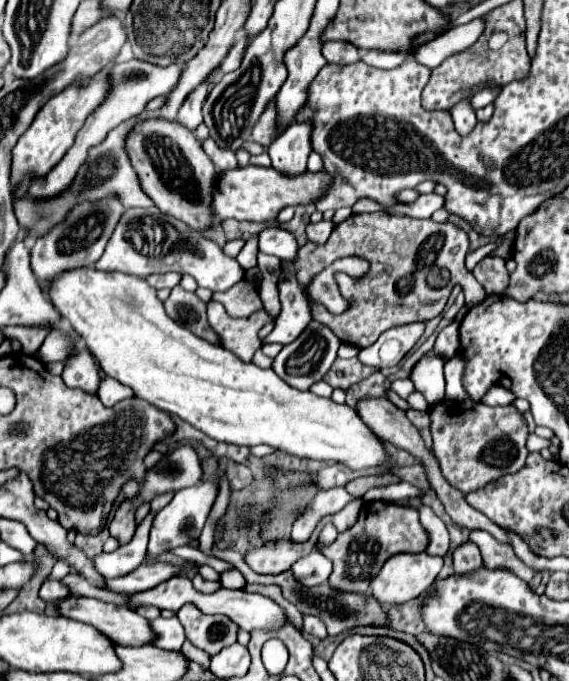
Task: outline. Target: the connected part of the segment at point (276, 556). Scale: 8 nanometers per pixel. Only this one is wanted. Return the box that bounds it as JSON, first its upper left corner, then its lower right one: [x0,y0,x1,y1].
[246,521,324,573]

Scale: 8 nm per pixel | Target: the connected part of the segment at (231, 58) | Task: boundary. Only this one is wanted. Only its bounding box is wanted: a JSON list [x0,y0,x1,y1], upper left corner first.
[220,35,250,73]

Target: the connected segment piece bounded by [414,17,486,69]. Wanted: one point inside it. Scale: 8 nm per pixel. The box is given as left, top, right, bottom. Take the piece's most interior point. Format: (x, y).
(462, 37)

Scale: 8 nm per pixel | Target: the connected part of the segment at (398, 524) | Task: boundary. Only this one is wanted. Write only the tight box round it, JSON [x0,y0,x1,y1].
[322,501,428,593]

